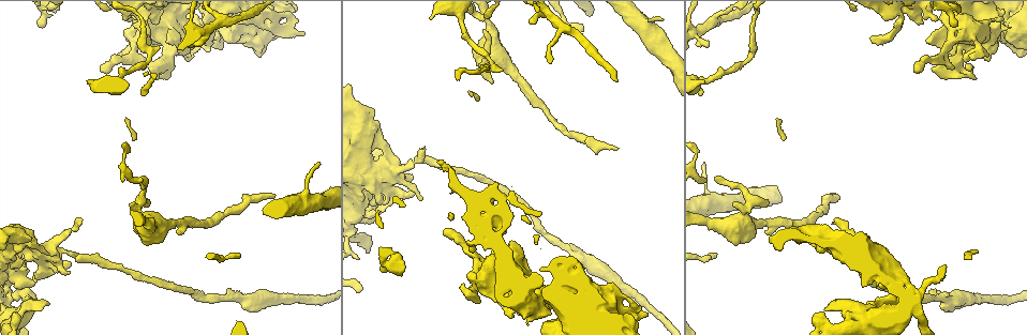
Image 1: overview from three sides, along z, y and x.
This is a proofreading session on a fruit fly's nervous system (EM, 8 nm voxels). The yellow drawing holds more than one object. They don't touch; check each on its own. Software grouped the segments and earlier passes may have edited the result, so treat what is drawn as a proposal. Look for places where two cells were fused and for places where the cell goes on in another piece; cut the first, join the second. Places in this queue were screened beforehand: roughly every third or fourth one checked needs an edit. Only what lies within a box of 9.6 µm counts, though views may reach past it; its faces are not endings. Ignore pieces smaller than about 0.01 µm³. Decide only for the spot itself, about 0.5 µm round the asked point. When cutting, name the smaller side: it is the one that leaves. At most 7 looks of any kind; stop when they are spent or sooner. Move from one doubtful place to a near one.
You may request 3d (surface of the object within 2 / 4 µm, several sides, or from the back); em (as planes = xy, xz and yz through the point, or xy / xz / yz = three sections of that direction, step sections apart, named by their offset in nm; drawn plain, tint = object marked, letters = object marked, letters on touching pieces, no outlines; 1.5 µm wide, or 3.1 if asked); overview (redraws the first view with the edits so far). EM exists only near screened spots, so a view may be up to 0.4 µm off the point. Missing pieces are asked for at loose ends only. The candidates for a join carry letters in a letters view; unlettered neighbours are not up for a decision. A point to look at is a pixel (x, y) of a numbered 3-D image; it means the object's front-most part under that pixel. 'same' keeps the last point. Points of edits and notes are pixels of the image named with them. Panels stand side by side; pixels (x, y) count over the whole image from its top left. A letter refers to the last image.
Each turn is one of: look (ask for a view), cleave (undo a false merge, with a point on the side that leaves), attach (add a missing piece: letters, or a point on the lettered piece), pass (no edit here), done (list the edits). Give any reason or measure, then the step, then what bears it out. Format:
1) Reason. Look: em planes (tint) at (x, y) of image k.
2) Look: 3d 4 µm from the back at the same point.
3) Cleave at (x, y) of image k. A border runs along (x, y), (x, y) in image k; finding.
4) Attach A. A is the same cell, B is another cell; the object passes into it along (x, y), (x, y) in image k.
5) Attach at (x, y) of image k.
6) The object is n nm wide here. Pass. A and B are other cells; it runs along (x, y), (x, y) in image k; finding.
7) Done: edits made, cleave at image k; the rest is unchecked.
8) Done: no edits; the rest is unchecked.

An open end. Look: 3d 4 µm from the back at (491, 79) of image 1.

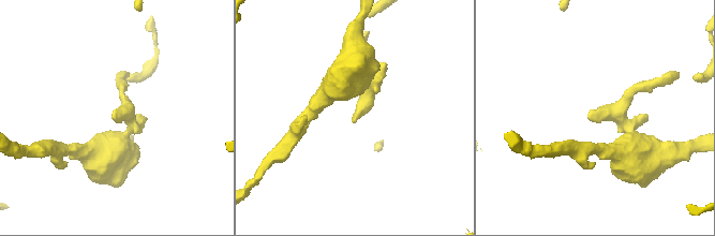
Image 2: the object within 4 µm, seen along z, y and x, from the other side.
Shape alone is not enough. Look: em xz step 8 (plain) at (590, 120) of image 2.

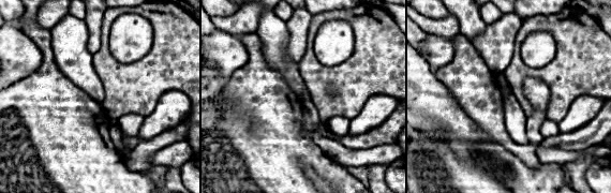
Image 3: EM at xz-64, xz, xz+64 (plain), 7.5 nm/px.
See the neighbours. Look: em xz step 8 (letters) at the same point.

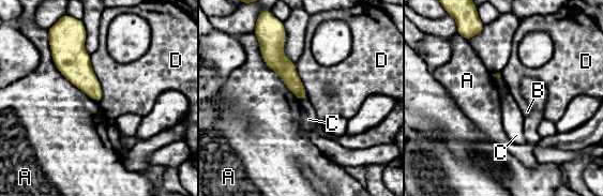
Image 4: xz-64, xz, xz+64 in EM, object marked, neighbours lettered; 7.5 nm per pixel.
The object is 120 nm wide here. Pass. A, B, C and D are other cells; it runs along (282, 35), (277, 61), (302, 96) in image 4; none of them fits.

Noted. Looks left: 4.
Free end. Look: em planes (tint) at (424, 150) of image 1.

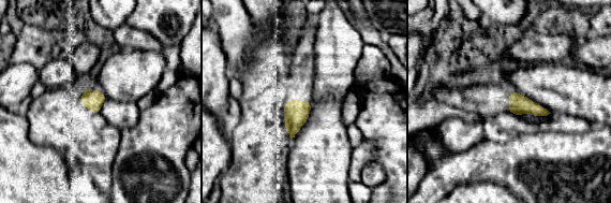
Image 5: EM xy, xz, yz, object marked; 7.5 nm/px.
See the neighbours. Look: em planes (letters) at the same point.

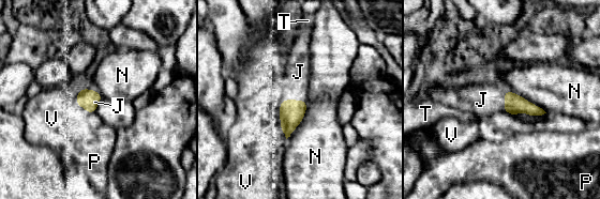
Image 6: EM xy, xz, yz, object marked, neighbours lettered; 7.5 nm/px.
Attach J. J is the same cell, N, P, T and V are other cells; the object passes into it along (291, 111), (295, 100), (298, 72) in image 6; the cell continues.

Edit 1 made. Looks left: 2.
Done: edits made, attach at image 6; the rest is unchecked.

